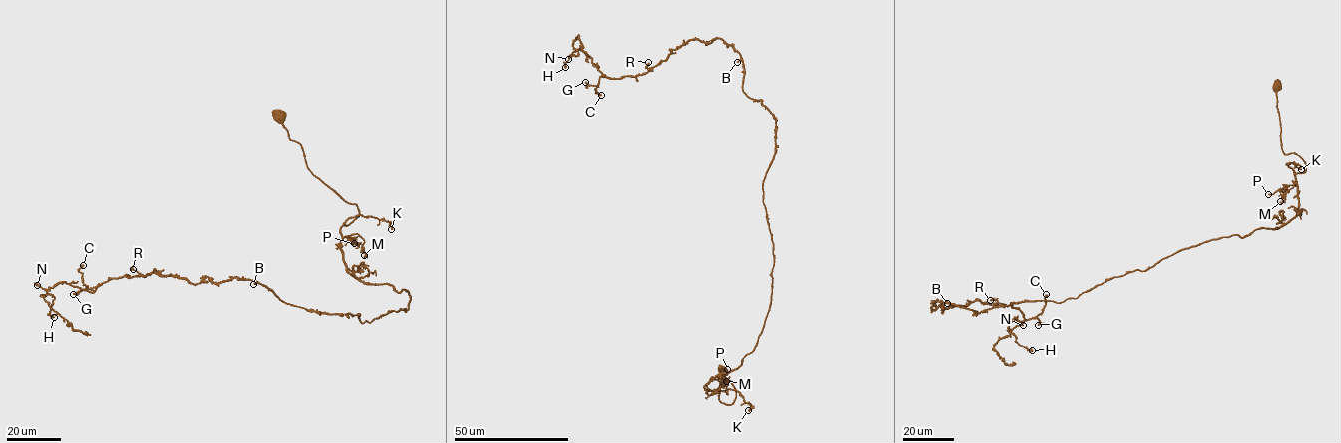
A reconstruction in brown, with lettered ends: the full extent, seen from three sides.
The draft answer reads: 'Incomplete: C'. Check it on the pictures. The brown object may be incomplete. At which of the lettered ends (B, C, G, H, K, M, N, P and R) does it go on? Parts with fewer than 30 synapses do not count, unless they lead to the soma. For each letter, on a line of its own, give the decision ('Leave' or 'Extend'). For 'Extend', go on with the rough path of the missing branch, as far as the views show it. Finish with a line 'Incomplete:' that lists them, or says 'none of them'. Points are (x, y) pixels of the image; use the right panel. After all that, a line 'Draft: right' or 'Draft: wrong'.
B: Leave
C: Extend. Course of what is missing: (1046, 294), (1048, 283), (1043, 279), (1045, 288)
G: Leave
H: Leave
K: Leave
M: Leave
N: Leave
P: Leave
R: Leave
Incomplete: C
Draft: right

